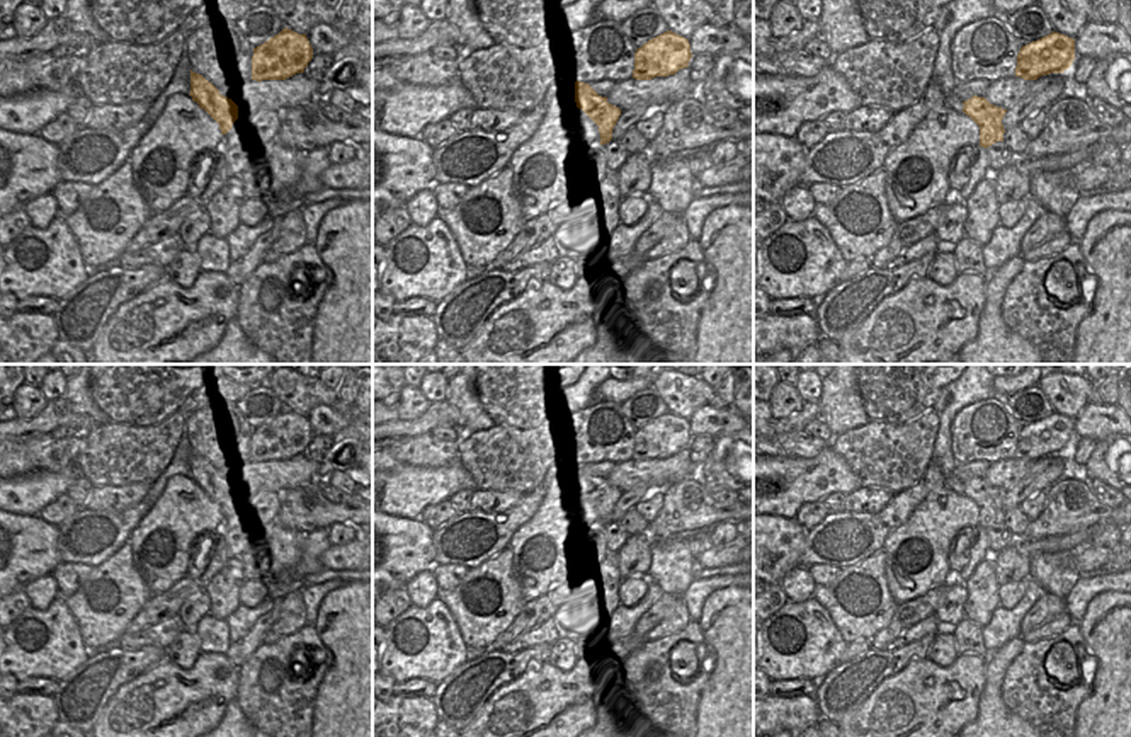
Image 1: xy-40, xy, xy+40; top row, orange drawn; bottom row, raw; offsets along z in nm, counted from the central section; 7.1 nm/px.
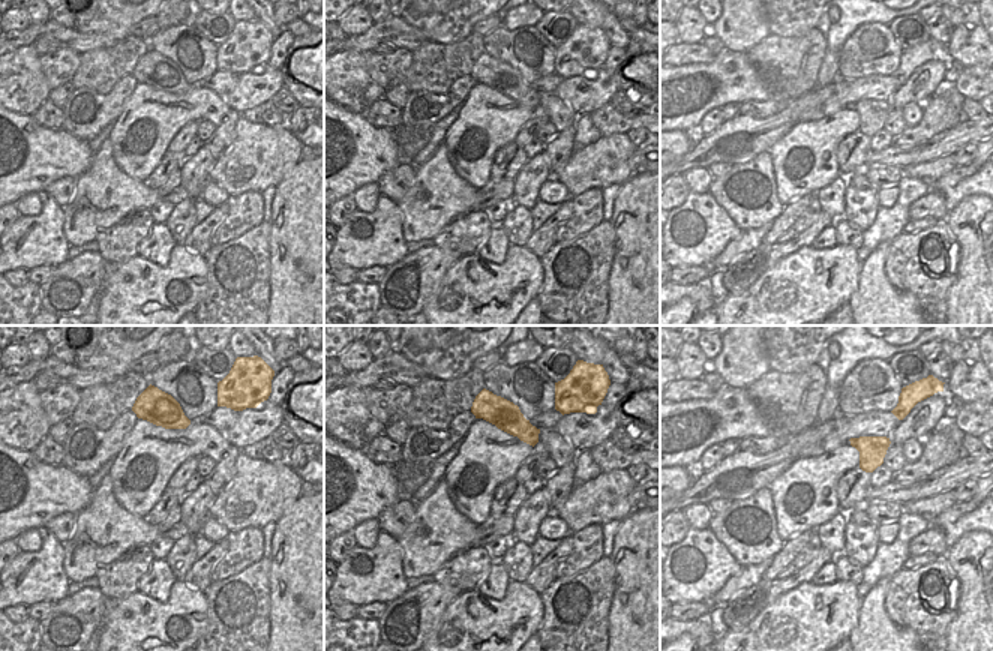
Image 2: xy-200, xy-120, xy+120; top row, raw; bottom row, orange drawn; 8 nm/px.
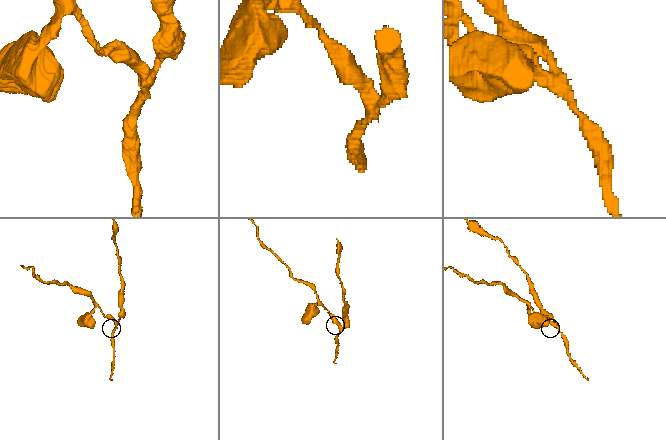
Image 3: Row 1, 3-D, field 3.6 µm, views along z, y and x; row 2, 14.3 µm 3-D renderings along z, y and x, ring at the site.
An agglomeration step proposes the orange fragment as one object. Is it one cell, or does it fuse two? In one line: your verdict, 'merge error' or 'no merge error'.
merge error

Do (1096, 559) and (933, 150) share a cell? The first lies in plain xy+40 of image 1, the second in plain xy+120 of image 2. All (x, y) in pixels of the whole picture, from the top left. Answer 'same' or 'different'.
different

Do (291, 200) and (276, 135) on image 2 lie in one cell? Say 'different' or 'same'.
different

